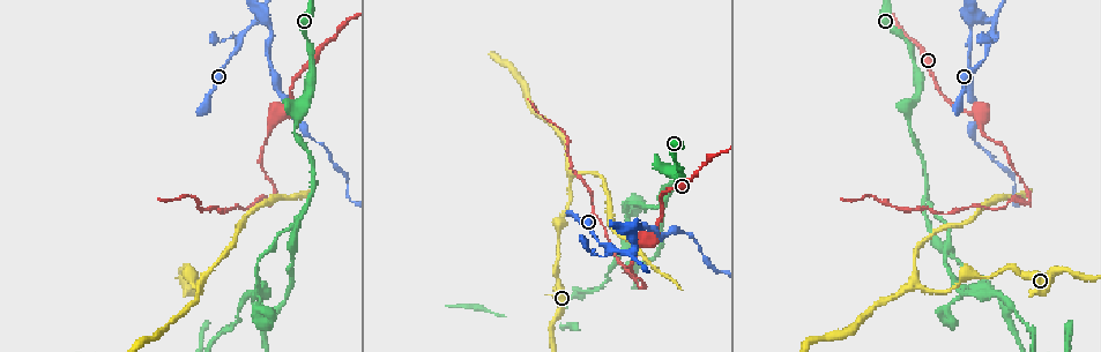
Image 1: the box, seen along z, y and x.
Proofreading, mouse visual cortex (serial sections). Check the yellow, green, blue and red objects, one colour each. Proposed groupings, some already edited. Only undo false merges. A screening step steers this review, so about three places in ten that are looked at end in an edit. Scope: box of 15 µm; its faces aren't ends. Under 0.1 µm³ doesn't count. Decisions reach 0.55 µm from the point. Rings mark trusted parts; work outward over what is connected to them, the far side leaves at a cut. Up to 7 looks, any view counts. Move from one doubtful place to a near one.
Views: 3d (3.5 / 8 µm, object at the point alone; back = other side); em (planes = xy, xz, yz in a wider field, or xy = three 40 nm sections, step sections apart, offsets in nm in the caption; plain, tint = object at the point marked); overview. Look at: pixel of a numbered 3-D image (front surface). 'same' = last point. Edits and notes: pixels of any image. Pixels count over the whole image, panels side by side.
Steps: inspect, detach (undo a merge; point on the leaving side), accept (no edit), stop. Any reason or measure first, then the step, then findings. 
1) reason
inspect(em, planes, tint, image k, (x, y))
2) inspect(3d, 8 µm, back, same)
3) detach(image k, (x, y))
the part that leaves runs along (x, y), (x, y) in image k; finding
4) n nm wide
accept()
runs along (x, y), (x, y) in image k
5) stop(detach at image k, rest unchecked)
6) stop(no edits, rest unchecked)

three arms meet
inspect(3d, 3.5 µm, image 1, (635, 235))

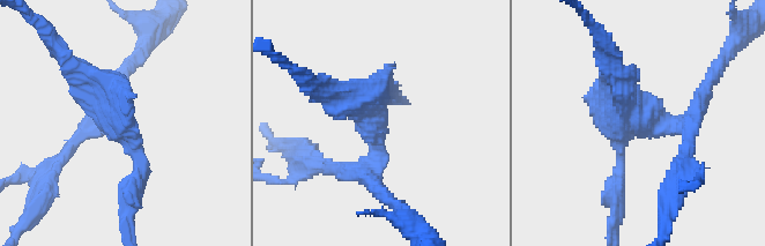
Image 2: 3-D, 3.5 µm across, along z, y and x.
now the EM
inspect(em, xy, step 1, tint, image 2, (115, 124))

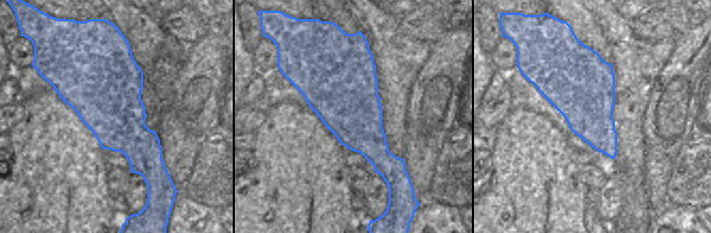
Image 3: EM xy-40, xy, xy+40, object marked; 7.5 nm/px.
inspect(em, xy, step 5, tint, same)

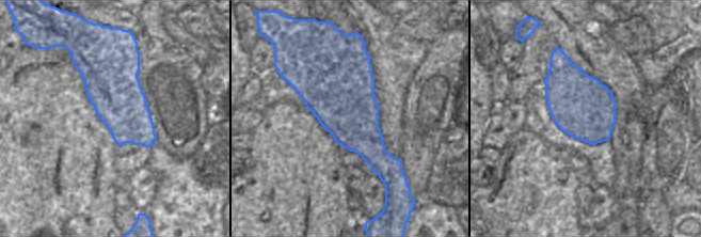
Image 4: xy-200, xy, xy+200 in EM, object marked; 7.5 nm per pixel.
detach(image 2, (380, 86))
the part that leaves runs along (626, 122), (617, 133), (615, 222) in image 2; two cells meet here

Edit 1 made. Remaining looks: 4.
redraw
inspect(overview)

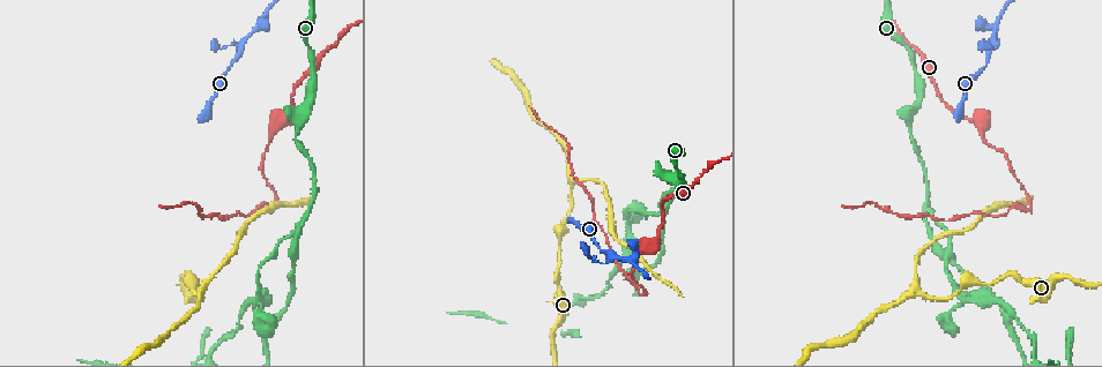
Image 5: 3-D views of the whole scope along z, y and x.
thick turns thin
inspect(3d, 8 µm, image 5, (983, 134))

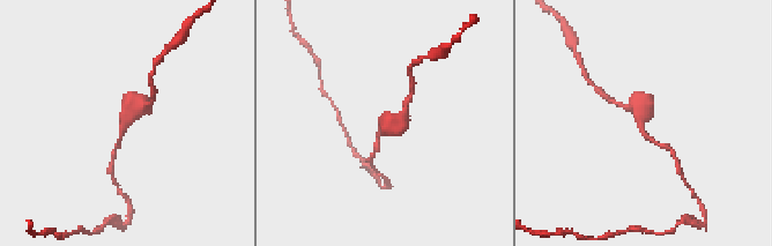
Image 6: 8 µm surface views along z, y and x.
inspect(em, xy, step 2, tint, image 6, (123, 127))

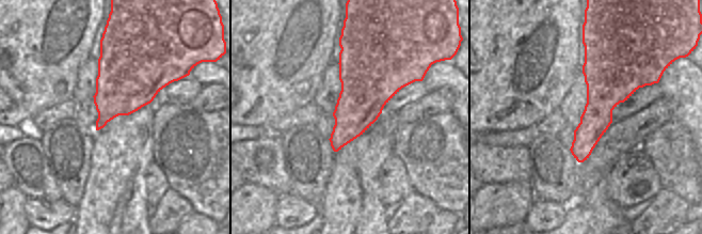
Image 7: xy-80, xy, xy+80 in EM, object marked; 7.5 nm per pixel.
arms of 150, 600 nm
accept()
runs along (636, 106), (644, 133), (666, 147) in image 6; all the same cell

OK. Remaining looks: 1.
stop(detach at image 2, rest unchecked)

